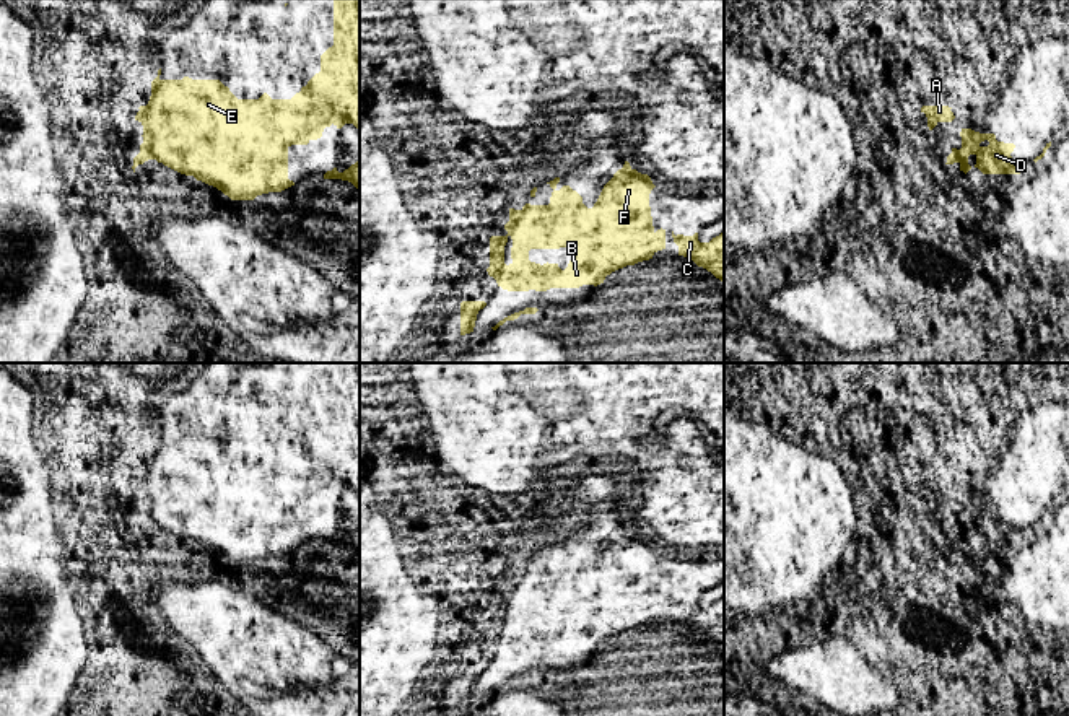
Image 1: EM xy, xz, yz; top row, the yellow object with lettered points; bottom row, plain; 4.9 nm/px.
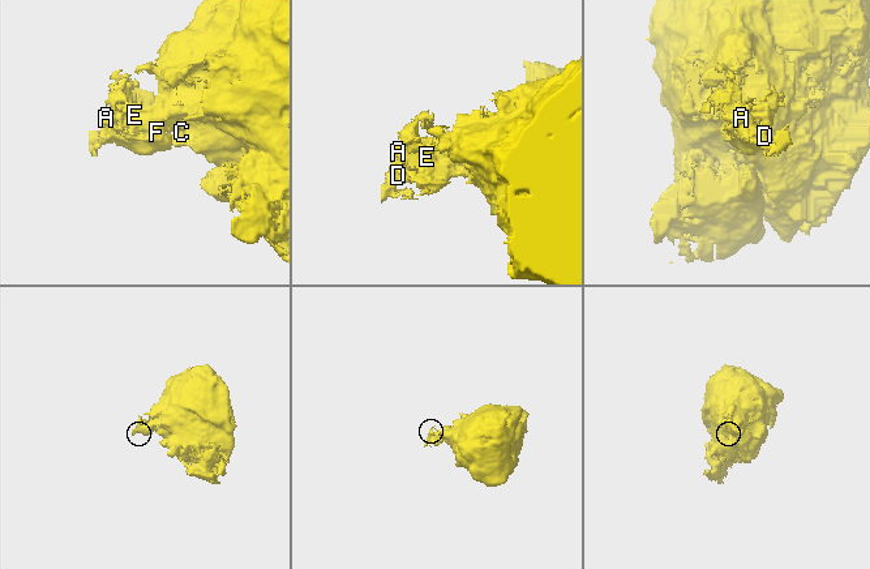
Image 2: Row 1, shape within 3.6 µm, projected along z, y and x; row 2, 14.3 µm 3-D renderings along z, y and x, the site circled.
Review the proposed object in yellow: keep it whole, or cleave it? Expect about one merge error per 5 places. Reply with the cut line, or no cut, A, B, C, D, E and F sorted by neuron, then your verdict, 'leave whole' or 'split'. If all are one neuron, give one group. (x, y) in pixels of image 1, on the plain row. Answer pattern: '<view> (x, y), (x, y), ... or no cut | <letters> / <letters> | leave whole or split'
no cut | A B C D E F | leave whole

